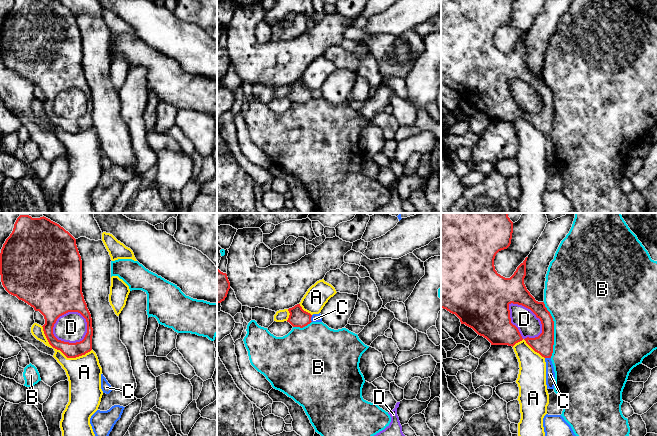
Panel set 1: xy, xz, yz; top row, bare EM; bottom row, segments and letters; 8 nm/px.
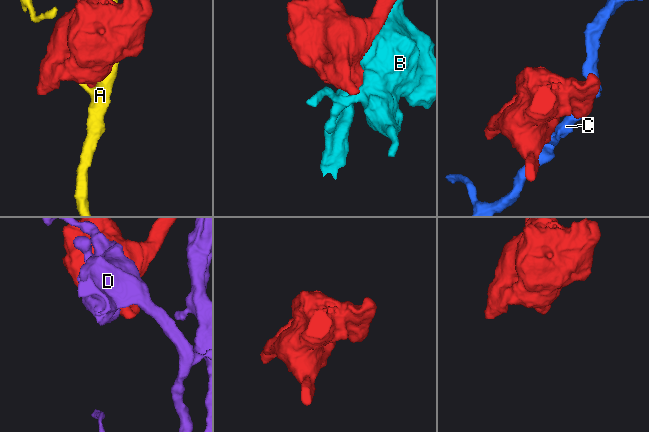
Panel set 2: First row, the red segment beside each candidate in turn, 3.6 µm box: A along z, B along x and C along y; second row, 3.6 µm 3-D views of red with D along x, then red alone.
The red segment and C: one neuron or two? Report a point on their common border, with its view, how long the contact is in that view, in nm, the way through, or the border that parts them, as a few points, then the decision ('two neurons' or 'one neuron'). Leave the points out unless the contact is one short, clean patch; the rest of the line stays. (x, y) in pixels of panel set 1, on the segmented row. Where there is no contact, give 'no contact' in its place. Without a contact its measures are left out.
xz (310, 318) | 60 nm | along xz (312, 315), (311, 321) | two neurons

